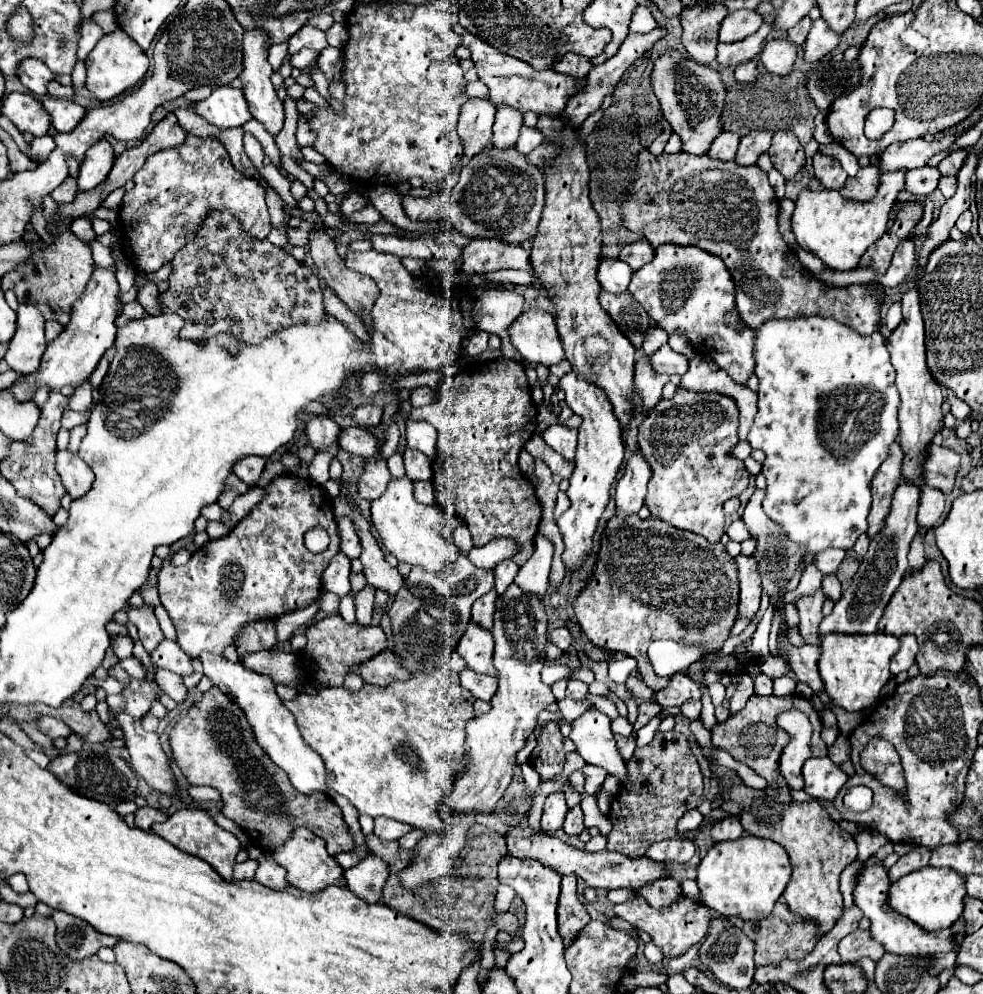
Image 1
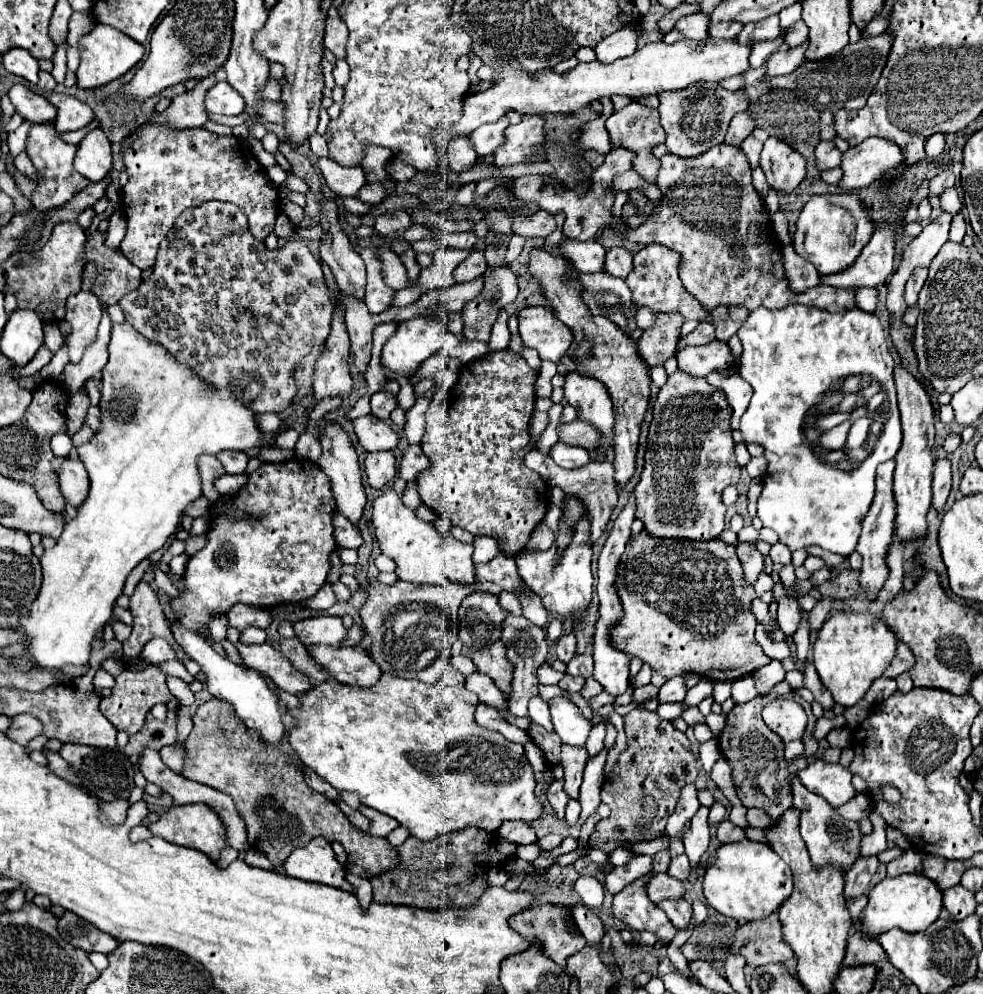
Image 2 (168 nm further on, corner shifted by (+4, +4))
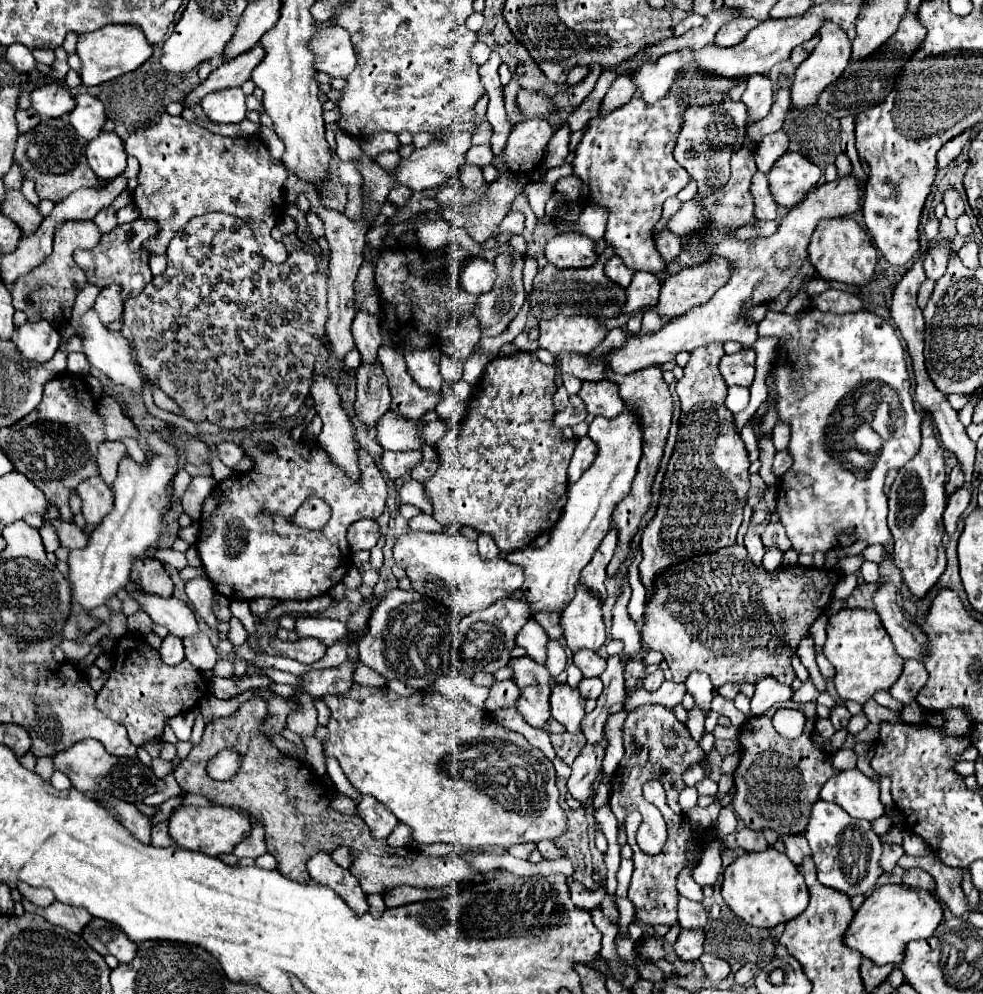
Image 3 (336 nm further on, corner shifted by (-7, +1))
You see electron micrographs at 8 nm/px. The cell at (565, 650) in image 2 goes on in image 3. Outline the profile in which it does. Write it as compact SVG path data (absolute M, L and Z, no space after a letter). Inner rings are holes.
M582 649L582 653L574 653L572 661L584 673L584 677L598 677L606 667L606 659L588 649Z

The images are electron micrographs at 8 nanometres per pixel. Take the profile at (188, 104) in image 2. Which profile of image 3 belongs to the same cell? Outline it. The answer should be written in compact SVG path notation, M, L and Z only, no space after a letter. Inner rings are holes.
M256 45L254 49L230 59L230 61L224 61L220 67L216 67L206 81L202 81L192 93L186 95L184 99L184 105L200 105L200 101L208 95L208 93L214 93L214 91L220 91L220 89L228 89L228 87L241 86L244 81L250 79L250 73L252 69L264 59L264 49L262 45Z

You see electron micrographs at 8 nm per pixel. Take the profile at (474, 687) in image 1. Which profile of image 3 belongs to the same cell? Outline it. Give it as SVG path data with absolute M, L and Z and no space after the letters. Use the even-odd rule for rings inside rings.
M512 679L496 681L490 687L490 695L486 699L486 709L488 711L496 711L500 707L514 707L516 699L518 699L518 687L514 685Z

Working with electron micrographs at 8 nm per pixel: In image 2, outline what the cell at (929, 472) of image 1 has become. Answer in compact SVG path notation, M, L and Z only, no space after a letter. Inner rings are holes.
M941 458L935 464L933 476L933 508L937 512L943 510L949 492L951 492L951 462L947 458Z

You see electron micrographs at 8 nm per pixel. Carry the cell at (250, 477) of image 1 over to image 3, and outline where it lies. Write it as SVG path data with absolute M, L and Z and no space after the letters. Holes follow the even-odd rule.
M220 443L220 445L218 445L218 457L220 457L220 461L222 461L224 465L228 465L230 469L234 469L234 467L242 461L244 451L242 451L242 447L238 447L236 443Z

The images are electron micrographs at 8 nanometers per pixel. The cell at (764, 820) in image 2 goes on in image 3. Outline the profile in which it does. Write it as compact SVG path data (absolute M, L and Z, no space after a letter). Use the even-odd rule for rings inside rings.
M798 833L798 835L792 835L792 837L780 837L786 845L786 855L796 863L800 865L802 859L806 855L810 855L810 849L808 849L808 841L804 837L804 833Z

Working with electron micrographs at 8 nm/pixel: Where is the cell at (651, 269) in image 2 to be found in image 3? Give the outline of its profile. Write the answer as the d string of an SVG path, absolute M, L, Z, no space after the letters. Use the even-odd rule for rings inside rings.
M646 271L634 273L634 279L626 289L626 305L622 307L622 313L636 313L640 309L654 307L658 303L658 295L660 279L654 273Z

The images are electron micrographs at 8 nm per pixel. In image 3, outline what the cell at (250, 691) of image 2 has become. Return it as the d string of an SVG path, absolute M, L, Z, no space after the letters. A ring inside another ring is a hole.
M134 583L126 585L126 591L138 599L140 607L150 615L150 619L154 623L164 625L172 635L184 639L184 637L196 637L200 633L194 611L186 603L182 603L174 597L162 599L156 595L138 593L138 587Z

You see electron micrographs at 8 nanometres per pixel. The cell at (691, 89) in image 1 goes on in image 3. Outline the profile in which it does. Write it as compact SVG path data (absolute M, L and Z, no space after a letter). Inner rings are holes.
M728 101L724 105L706 105L706 107L688 107L684 113L684 123L680 137L674 147L674 159L690 173L698 183L698 195L706 195L712 189L720 189L730 177L730 155L736 153L746 135L748 109L742 101Z

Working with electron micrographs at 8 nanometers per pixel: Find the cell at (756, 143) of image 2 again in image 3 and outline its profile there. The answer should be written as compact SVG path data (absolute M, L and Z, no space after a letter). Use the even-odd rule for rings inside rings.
M778 131L778 133L772 133L768 137L764 137L758 147L756 147L756 153L754 153L754 159L756 159L756 165L758 165L758 171L762 173L768 173L770 167L774 165L774 161L786 153L788 149L788 135L784 131Z

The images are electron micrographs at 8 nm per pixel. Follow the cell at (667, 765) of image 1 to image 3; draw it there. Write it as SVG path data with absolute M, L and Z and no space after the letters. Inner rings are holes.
M642 705L638 709L632 709L626 723L624 723L624 757L618 765L618 771L612 777L612 793L610 793L610 807L612 813L618 819L618 825L622 827L628 813L638 809L638 803L644 801L642 787L650 779L660 779L666 791L666 801L672 811L682 813L678 797L682 789L686 787L682 781L684 769L688 765L696 765L704 761L702 747L692 739L690 731L684 723L676 721L672 709L664 705Z

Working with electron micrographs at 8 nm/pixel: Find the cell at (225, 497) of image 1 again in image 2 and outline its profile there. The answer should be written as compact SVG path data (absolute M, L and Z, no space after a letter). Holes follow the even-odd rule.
M201 454L197 458L197 468L199 468L201 480L203 480L203 496L209 498L211 502L215 502L219 498L219 494L217 494L217 490L213 490L213 482L215 482L215 478L225 474L221 462L217 462L217 458L211 454Z

